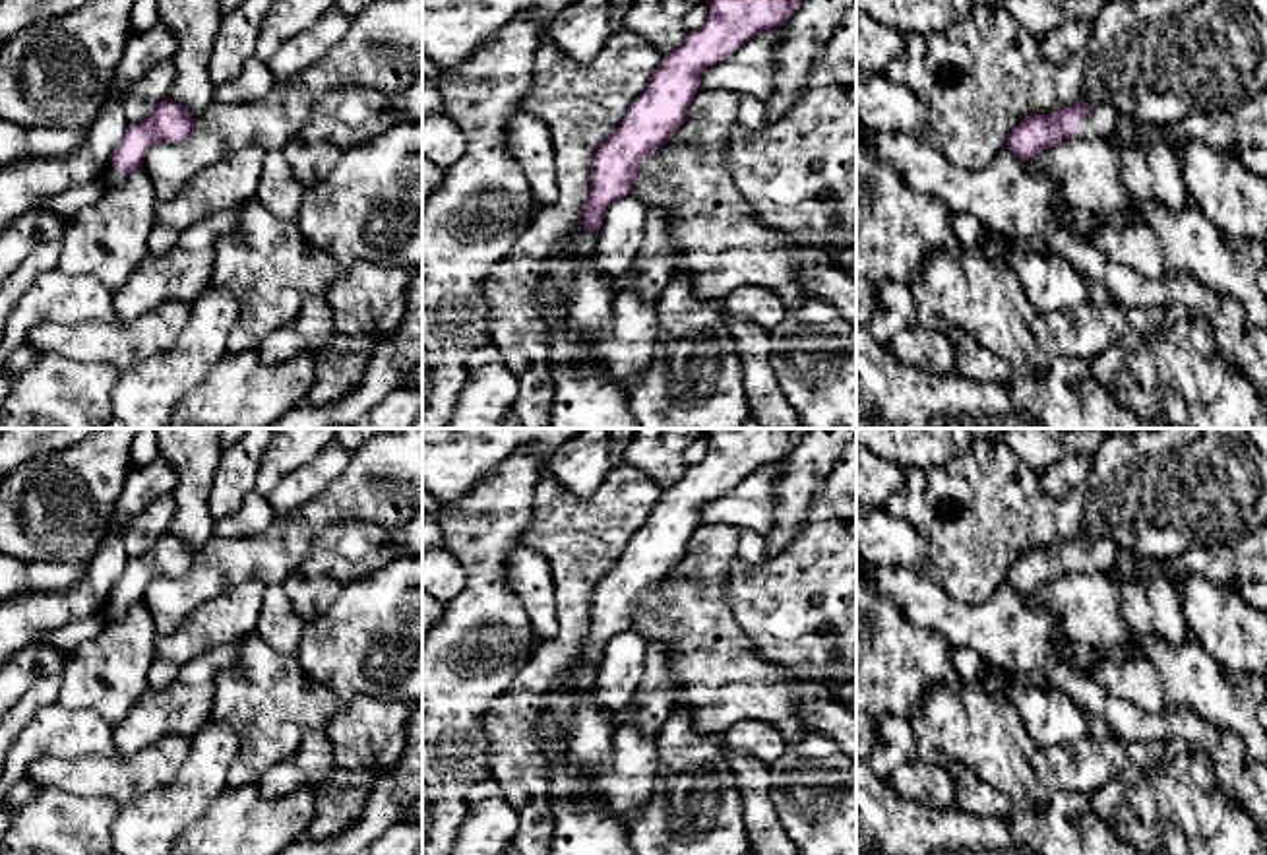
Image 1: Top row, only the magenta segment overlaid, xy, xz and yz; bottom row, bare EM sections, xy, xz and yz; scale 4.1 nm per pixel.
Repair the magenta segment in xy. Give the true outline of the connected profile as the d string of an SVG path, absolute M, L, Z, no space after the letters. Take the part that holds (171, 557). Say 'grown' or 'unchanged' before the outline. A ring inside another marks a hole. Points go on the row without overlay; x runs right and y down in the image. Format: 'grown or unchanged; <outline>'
grown; M170 531L157 537L145 554L128 558L126 568L112 586L105 605L108 620L120 618L130 607L141 603L151 580L188 574L194 562L196 554L186 541Z

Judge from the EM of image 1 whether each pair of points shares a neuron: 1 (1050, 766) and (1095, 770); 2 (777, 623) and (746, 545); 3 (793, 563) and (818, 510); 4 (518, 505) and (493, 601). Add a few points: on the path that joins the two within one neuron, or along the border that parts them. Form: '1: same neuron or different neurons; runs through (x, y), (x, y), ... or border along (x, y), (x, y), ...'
1: same neuron; runs through (1062, 766), (1083, 766)
2: different neurons; border along (739, 555), (754, 565), (770, 559)
3: same neuron; runs through (806, 549), (818, 538), (818, 524)
4: same neuron; runs through (502, 528), (487, 543), (487, 578)

